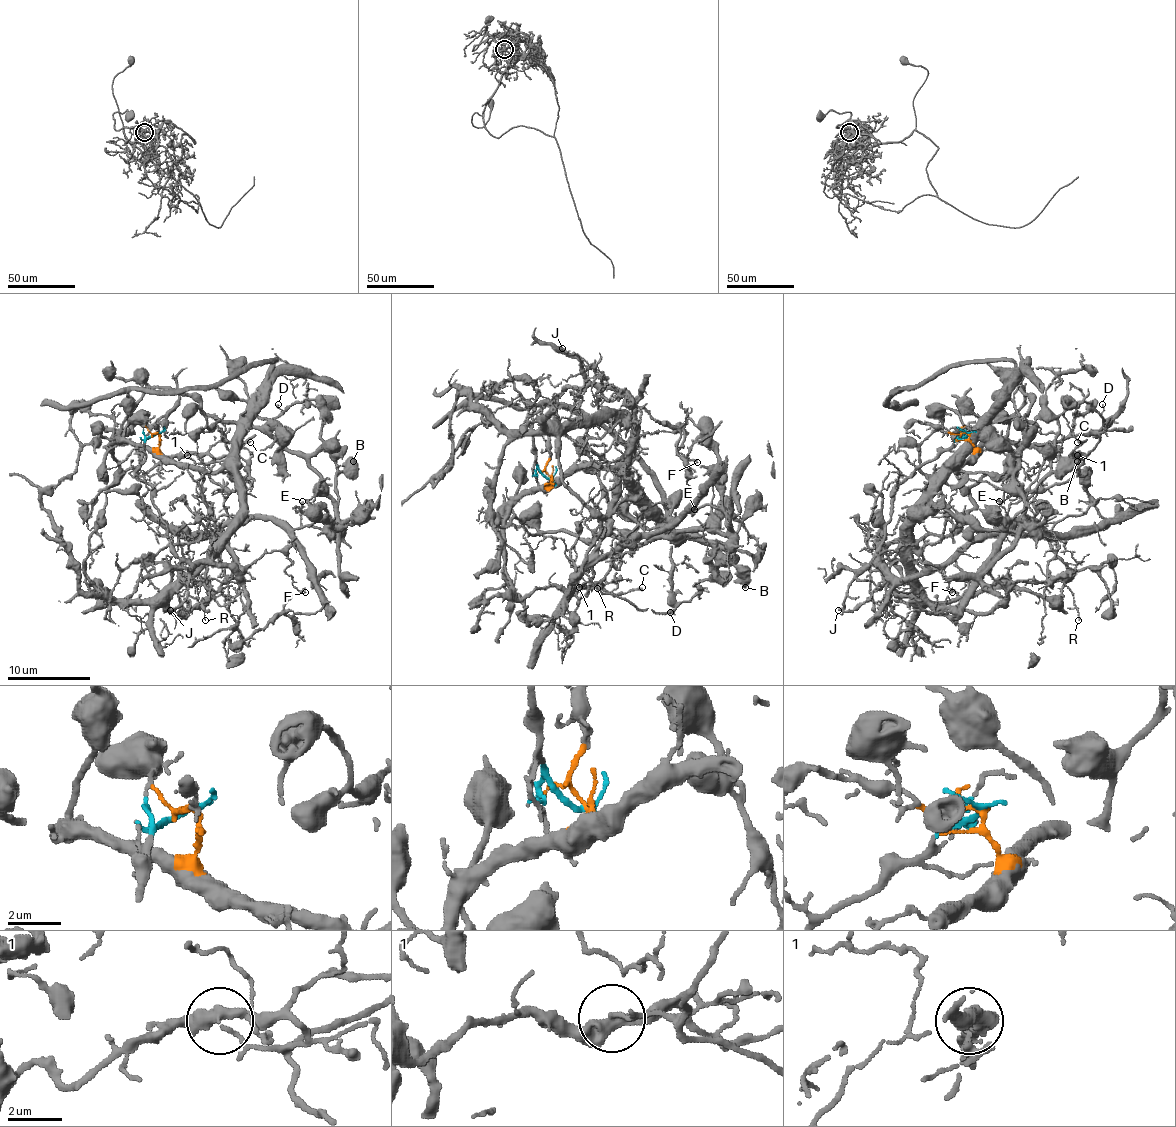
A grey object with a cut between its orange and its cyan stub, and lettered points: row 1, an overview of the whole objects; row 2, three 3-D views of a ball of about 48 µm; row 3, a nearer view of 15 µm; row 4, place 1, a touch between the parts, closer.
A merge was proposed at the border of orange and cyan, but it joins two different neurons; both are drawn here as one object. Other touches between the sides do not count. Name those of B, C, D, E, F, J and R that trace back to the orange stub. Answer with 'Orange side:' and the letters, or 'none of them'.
Orange side: B, C, R

